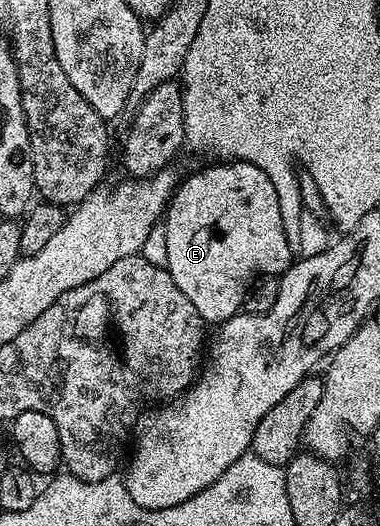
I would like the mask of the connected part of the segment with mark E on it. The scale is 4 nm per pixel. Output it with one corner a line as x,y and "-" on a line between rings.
242,160
221,163
225,164
213,164
210,168
199,169
186,180
184,177
163,217
167,230
165,267
169,269
175,286
187,294
187,299
209,326
220,326
238,315
254,281
280,277
295,260
295,250
287,242
283,230
283,214
279,214
279,194
275,194
271,178
267,178
259,166
251,166

